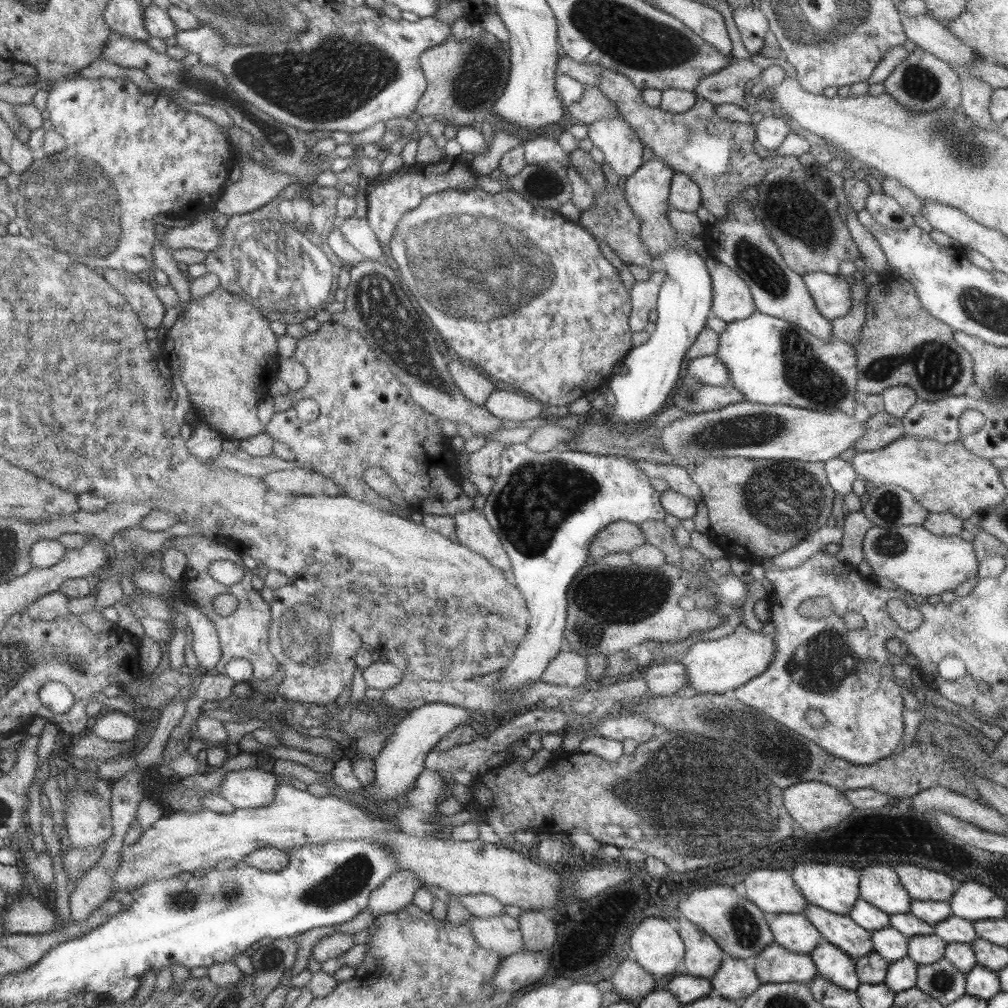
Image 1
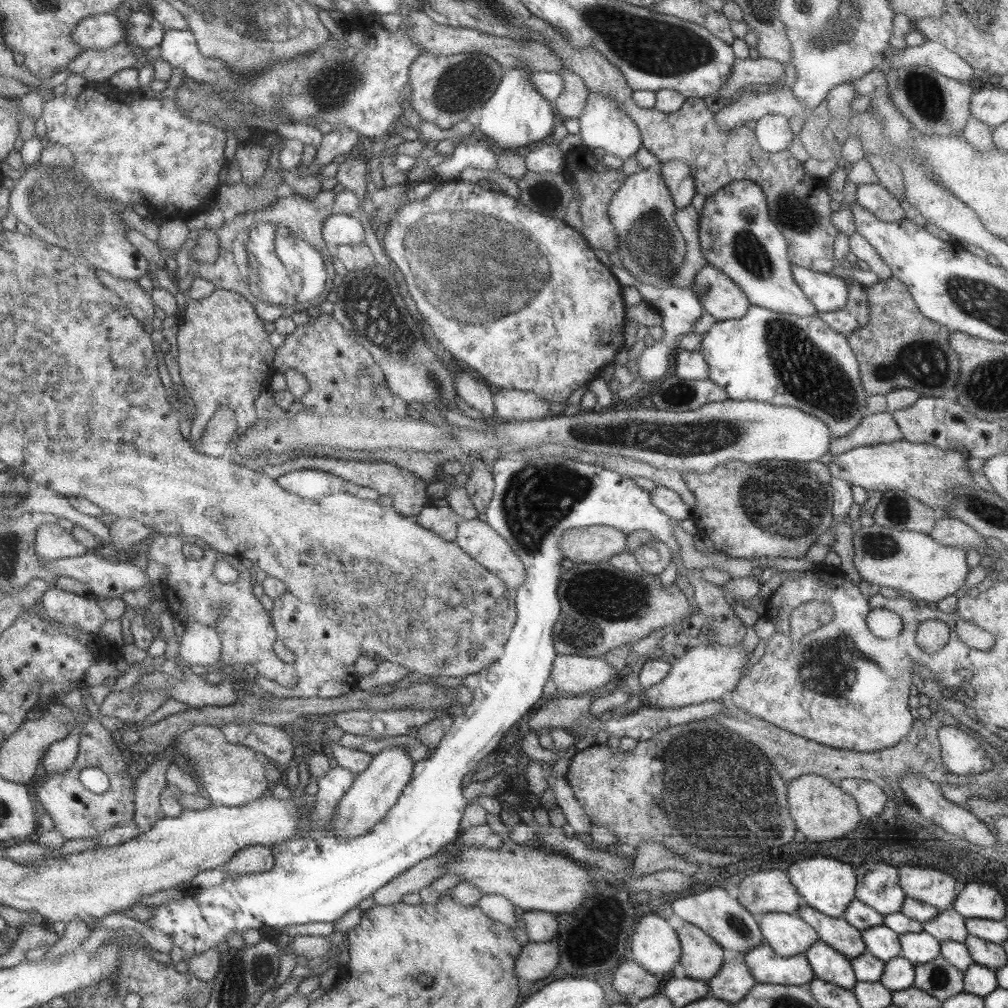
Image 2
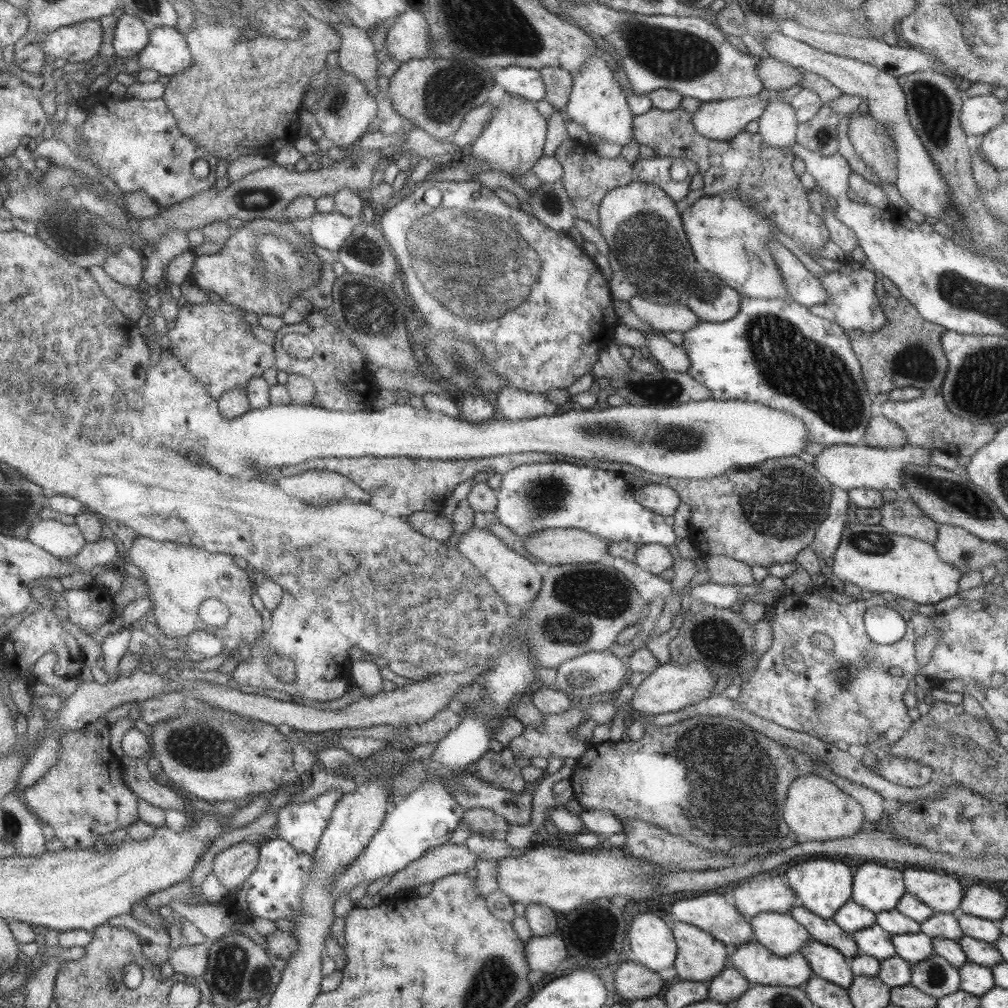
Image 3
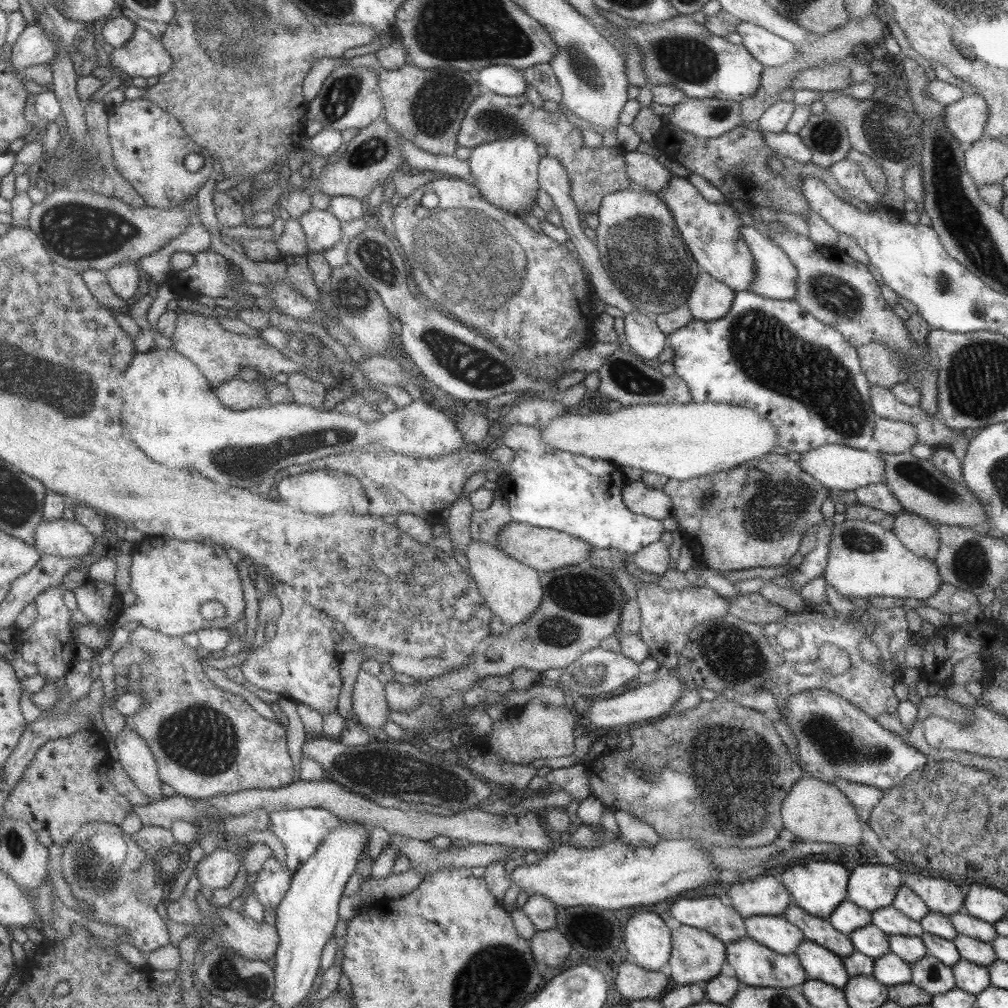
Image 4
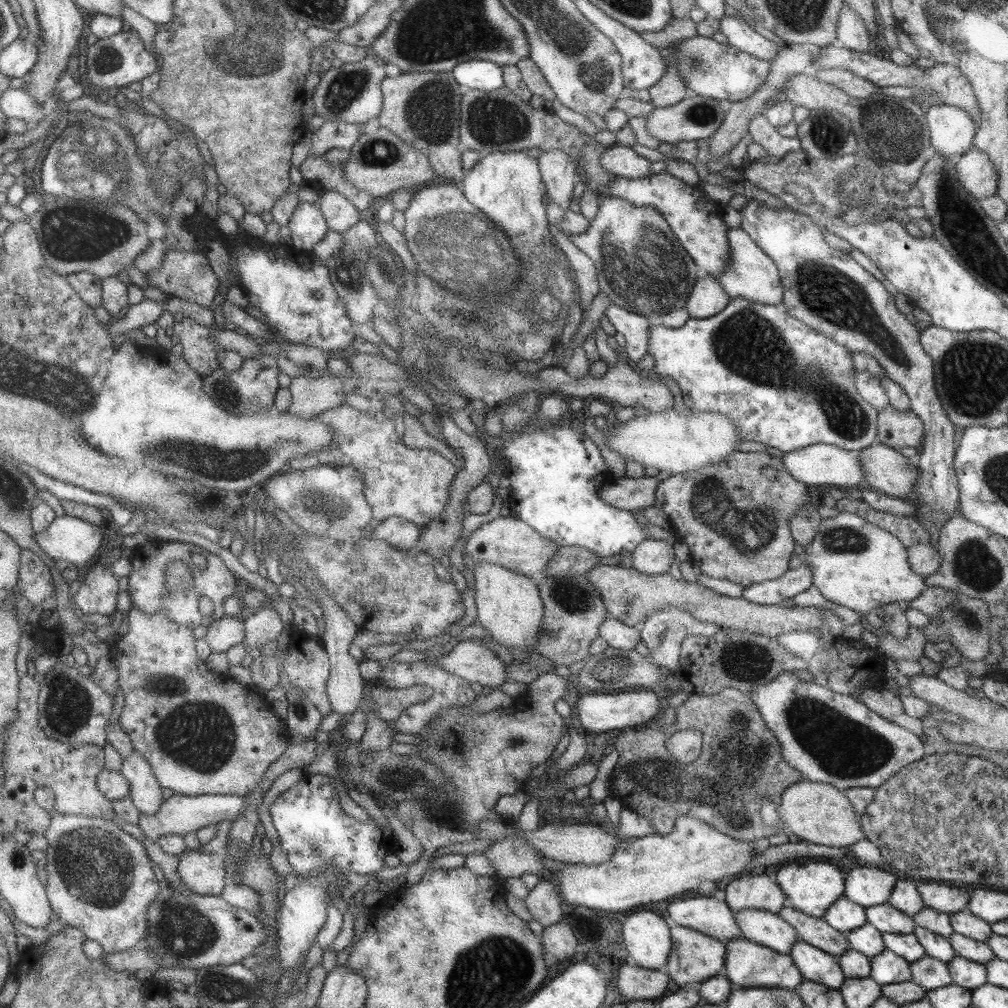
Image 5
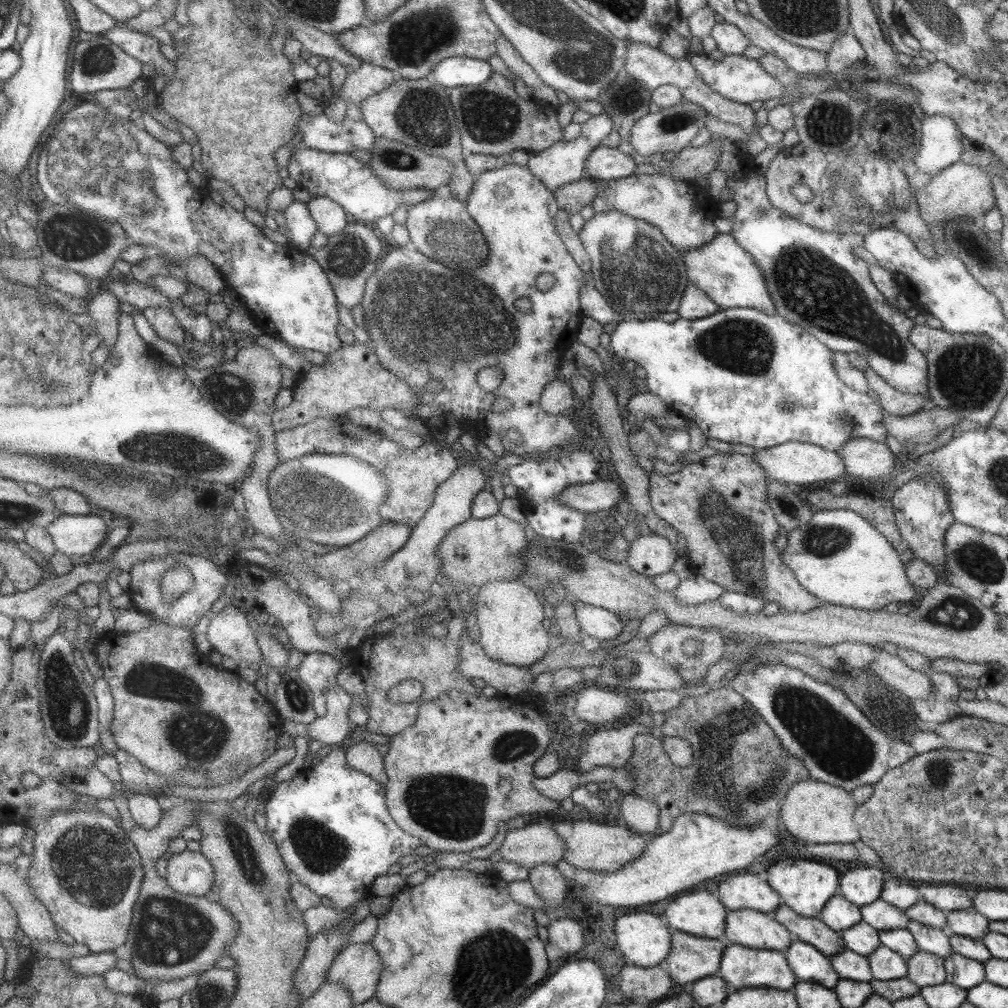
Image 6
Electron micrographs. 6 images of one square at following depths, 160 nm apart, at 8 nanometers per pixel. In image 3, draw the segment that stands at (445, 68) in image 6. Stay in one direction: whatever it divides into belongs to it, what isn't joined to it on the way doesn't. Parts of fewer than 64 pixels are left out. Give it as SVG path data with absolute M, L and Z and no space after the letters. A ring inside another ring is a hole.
M502 67L495 72L497 74L493 74L493 83L500 86L505 93L529 102L538 102L545 98L545 89L537 69Z

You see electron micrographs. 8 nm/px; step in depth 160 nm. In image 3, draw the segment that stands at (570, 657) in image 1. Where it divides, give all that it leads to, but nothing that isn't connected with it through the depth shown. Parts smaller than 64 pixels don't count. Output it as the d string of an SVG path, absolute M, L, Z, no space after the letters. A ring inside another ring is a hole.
M609 650L601 652L591 651L560 664L556 668L556 681L552 686L574 700L581 697L595 699L604 692L617 692L624 684L623 676L627 672L627 667L625 659L613 656Z

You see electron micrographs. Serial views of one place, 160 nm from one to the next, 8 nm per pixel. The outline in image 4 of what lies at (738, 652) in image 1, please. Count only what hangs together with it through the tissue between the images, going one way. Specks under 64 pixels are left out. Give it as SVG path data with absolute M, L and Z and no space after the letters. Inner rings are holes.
M659 667L656 671L656 679L650 683L639 685L618 696L605 698L605 700L593 701L591 707L585 713L587 720L600 728L609 732L614 726L629 726L634 724L642 724L650 722L669 712L677 700L681 697L683 690L687 690L683 682L675 675L675 671L663 667Z

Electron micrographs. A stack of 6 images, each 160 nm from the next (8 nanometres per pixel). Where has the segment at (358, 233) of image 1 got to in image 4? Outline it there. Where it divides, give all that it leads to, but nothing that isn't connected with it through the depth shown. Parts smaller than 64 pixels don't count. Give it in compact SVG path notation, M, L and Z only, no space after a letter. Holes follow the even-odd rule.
M313 207L299 216L308 252L321 252L339 241L343 224L327 210Z

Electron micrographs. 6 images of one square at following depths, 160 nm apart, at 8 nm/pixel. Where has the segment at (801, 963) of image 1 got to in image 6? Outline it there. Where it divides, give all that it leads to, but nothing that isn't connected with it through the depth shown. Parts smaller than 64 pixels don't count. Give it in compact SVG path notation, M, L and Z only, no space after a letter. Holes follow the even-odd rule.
M737 943L727 944L723 949L717 974L726 984L735 986L735 988L769 987L777 990L789 990L797 982L796 976L787 964L784 953L778 950L747 948Z

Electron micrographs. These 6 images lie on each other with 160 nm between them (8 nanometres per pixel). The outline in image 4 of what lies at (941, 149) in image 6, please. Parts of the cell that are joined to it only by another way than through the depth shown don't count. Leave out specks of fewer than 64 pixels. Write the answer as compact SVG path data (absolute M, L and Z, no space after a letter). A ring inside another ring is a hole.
M976 93L945 105L945 127L963 147L981 138L987 118L985 100Z

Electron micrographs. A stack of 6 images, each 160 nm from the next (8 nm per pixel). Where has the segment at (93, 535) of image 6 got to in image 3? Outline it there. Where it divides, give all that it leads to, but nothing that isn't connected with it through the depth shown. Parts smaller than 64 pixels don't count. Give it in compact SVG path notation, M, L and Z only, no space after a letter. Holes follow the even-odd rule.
M55 519L37 520L29 527L26 539L59 559L75 556L86 543L75 523L63 524Z

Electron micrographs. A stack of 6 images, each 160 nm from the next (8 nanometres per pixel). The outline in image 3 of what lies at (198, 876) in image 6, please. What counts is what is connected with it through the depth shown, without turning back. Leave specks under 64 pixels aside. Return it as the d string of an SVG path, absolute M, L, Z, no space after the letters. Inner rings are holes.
M245 838L214 856L212 873L227 890L238 888L257 866L258 853L258 840Z

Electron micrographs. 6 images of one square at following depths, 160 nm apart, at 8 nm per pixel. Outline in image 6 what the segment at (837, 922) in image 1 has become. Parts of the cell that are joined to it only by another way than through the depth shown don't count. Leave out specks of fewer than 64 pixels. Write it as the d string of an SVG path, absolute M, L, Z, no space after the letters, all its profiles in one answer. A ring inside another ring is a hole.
M780 904L775 909L774 919L790 932L794 940L806 942L824 955L834 955L845 949L840 931L831 930L819 917L803 917Z

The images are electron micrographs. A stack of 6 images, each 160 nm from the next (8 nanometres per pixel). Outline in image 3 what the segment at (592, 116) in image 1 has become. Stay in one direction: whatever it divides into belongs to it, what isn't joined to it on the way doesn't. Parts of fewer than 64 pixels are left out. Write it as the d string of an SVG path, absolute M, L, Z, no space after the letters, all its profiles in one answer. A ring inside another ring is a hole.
M546 66L540 68L539 77L545 89L544 100L557 110L563 110L569 100L573 76L559 67Z

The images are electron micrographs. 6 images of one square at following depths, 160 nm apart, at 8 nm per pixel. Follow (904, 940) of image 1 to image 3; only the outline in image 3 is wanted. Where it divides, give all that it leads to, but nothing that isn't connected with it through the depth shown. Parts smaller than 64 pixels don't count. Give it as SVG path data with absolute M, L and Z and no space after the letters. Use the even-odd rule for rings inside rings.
M877 923L856 930L851 934L860 954L866 954L879 961L896 955L892 934L885 932Z

